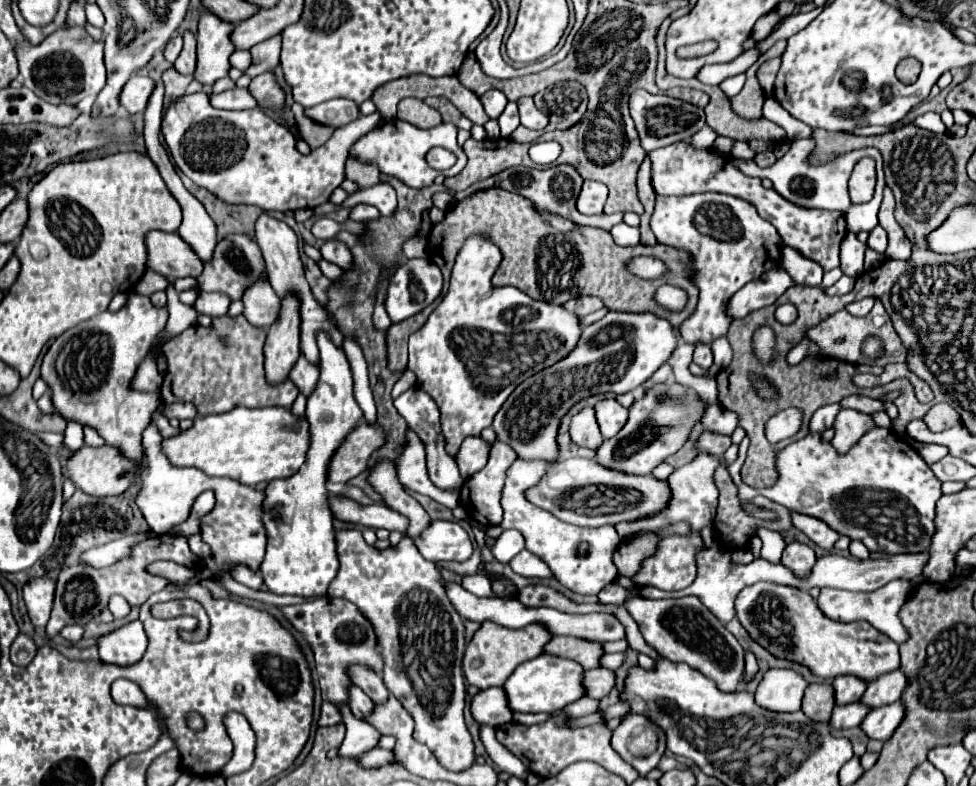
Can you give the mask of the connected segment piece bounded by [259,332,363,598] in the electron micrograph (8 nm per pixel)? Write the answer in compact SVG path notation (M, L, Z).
M317 332L319 346L319 380L307 398L307 420L311 424L311 448L301 470L285 480L273 480L265 488L263 524L267 532L267 552L259 566L267 588L275 594L323 596L329 582L339 570L335 552L333 514L329 508L327 470L333 452L343 444L345 436L363 420L363 410L353 396L353 374L345 352L331 342L327 332Z

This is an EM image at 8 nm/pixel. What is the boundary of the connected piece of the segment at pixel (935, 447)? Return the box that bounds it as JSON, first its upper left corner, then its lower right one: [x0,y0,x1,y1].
[913,442,947,464]

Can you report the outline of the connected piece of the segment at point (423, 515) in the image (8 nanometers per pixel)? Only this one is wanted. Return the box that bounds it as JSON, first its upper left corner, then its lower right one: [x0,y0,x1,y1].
[369,458,431,538]

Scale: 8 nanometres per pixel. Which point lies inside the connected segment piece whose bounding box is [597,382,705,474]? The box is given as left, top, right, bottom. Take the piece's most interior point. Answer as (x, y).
(660, 422)

